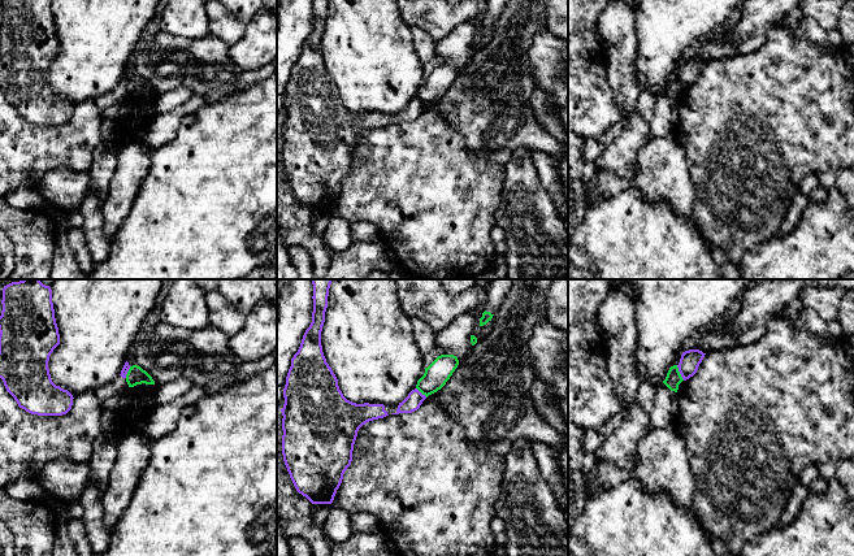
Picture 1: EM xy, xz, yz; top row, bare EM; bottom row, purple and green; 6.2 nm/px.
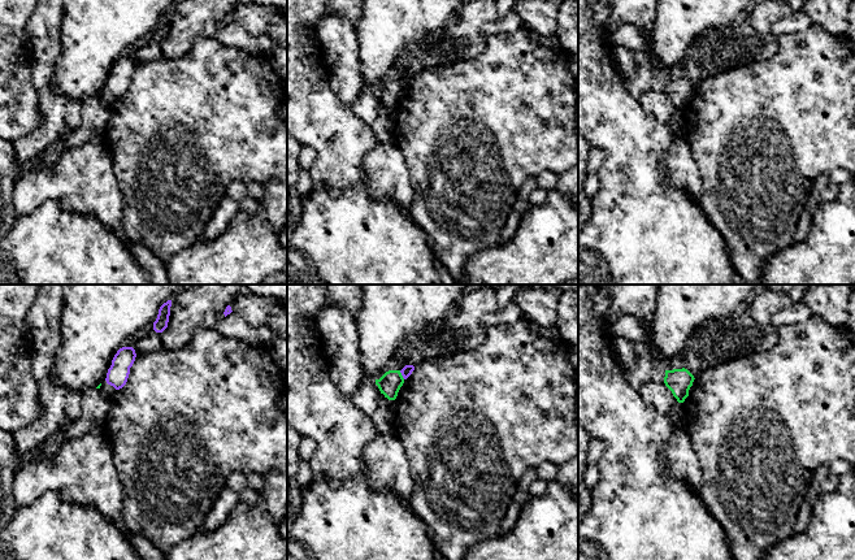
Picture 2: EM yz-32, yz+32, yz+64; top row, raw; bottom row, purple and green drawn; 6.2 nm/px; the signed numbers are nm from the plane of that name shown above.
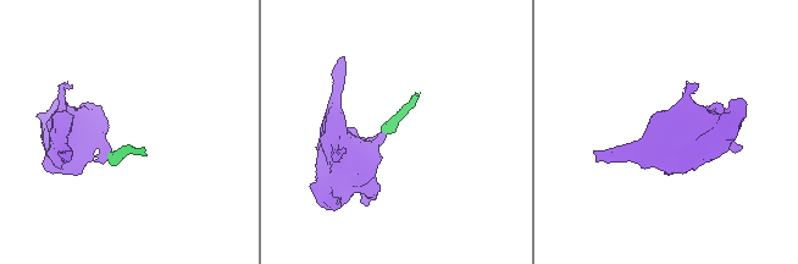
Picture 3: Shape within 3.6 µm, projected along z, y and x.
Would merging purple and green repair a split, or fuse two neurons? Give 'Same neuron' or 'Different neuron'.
Different neuron

